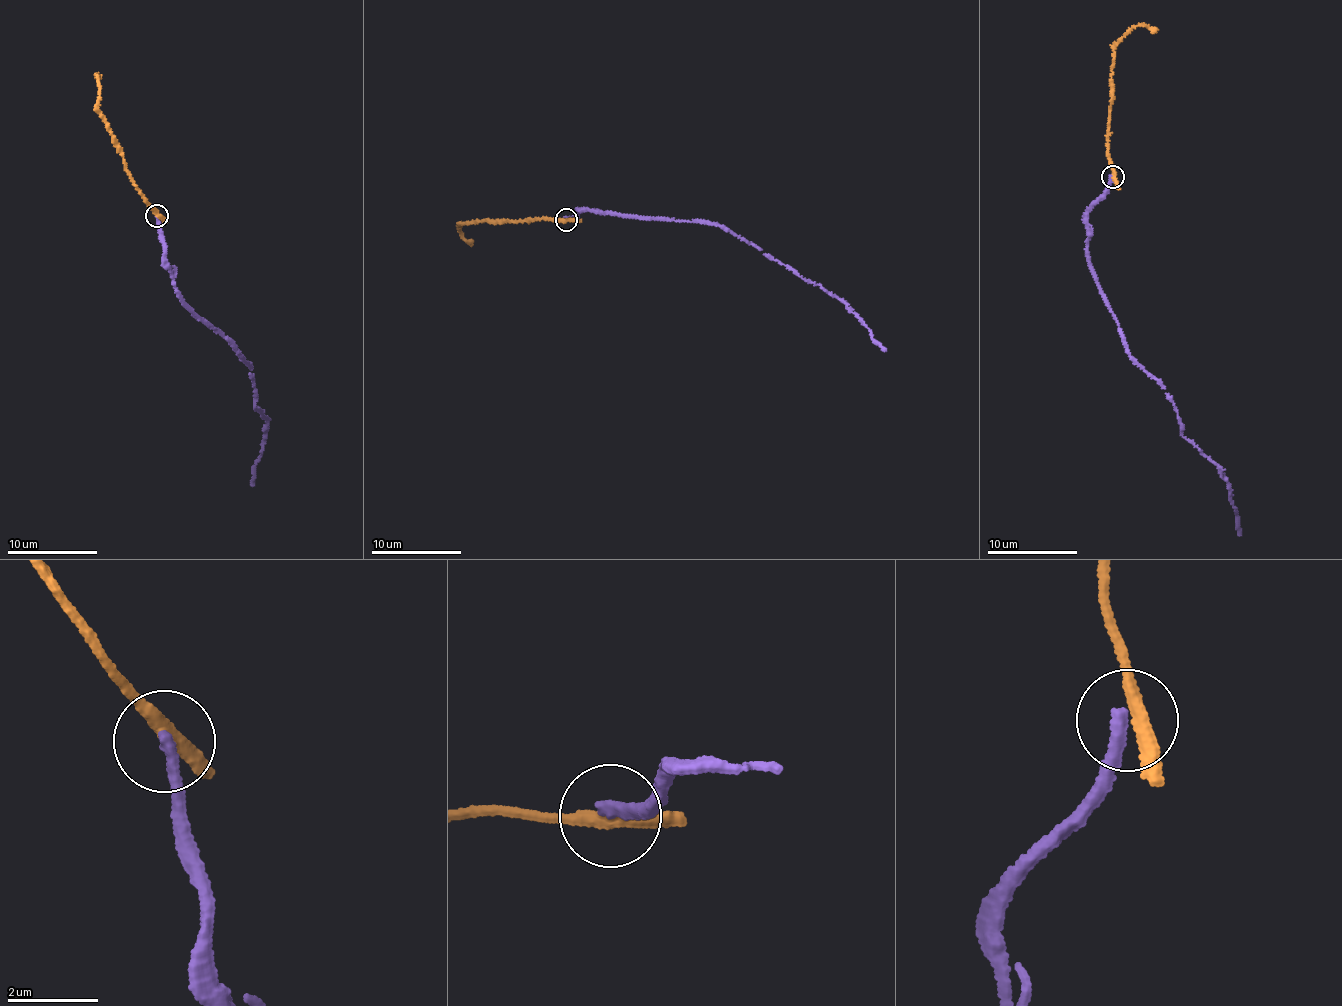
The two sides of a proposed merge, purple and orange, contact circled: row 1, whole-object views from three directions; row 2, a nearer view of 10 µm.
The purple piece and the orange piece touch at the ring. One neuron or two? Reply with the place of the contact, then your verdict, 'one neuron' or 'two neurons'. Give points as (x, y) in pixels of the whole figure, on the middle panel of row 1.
(566, 219) | two neurons

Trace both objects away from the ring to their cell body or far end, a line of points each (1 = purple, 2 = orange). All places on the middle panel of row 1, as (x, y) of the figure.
1: (567, 219), (573, 221), (581, 210), (724, 226), (843, 302), (884, 351)
2: (567, 219), (546, 217), (527, 222), (504, 219), (459, 224), (461, 238), (471, 246)

